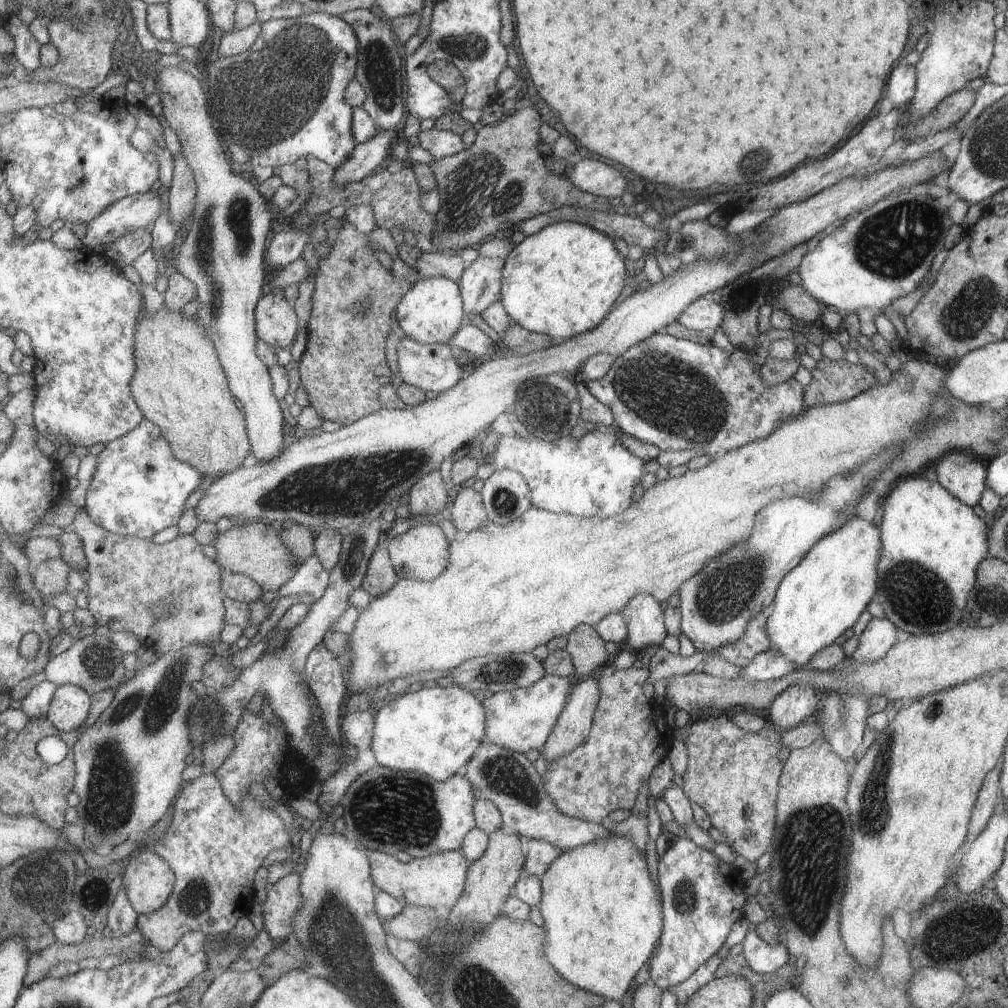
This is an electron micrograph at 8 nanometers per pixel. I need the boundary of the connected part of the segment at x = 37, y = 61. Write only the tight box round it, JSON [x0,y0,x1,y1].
[7,16,41,72]

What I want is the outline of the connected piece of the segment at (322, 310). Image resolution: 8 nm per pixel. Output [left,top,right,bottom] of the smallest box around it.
[299,218,407,426]

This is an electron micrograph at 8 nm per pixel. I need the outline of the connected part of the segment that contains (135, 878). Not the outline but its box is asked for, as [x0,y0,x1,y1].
[125,848,177,916]

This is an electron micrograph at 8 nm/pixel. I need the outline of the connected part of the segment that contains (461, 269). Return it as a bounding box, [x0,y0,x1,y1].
[415,252,471,282]

